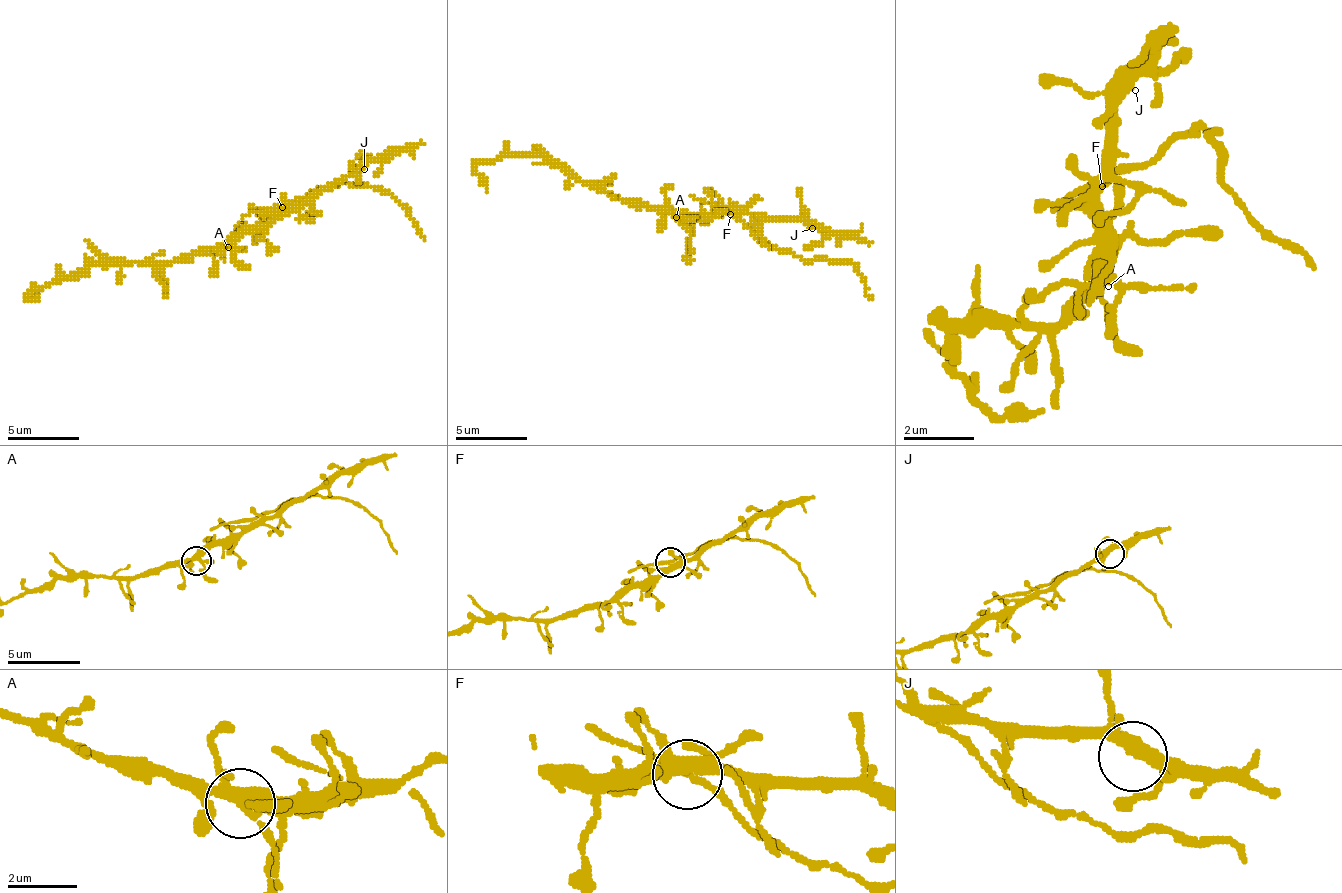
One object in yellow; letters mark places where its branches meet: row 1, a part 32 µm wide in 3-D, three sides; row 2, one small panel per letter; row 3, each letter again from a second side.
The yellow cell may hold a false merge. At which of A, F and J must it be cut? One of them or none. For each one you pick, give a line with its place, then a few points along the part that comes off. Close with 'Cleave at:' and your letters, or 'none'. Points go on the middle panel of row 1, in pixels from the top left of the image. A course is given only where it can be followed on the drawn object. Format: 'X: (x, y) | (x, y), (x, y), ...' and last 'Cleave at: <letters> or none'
Cleave at: none

